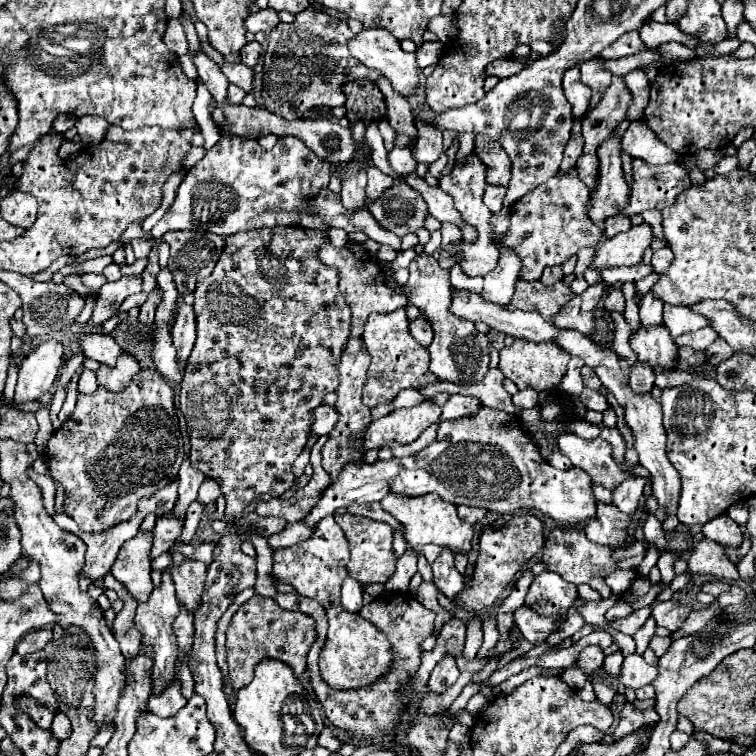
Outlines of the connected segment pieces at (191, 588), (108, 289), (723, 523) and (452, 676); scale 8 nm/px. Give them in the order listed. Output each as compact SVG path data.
M186 560L172 572L176 596L180 604L188 604L188 612L196 612L200 608L200 596L204 594L204 580L208 574L208 566L204 562Z
M132 274L132 276L122 276L116 282L106 282L100 288L100 296L94 308L94 314L90 318L90 324L104 324L108 318L114 316L116 308L124 302L126 296L142 292L142 276Z
M720 514L716 516L716 520L710 520L708 524L704 524L702 532L706 538L718 544L726 544L732 548L742 544L742 528L728 514Z
M446 656L446 658L442 658L442 660L434 666L434 670L432 670L432 674L430 674L428 688L430 688L430 692L434 692L434 694L442 694L448 686L452 686L452 684L458 680L458 676L460 676L460 670L458 670L456 662L454 662L450 656Z

